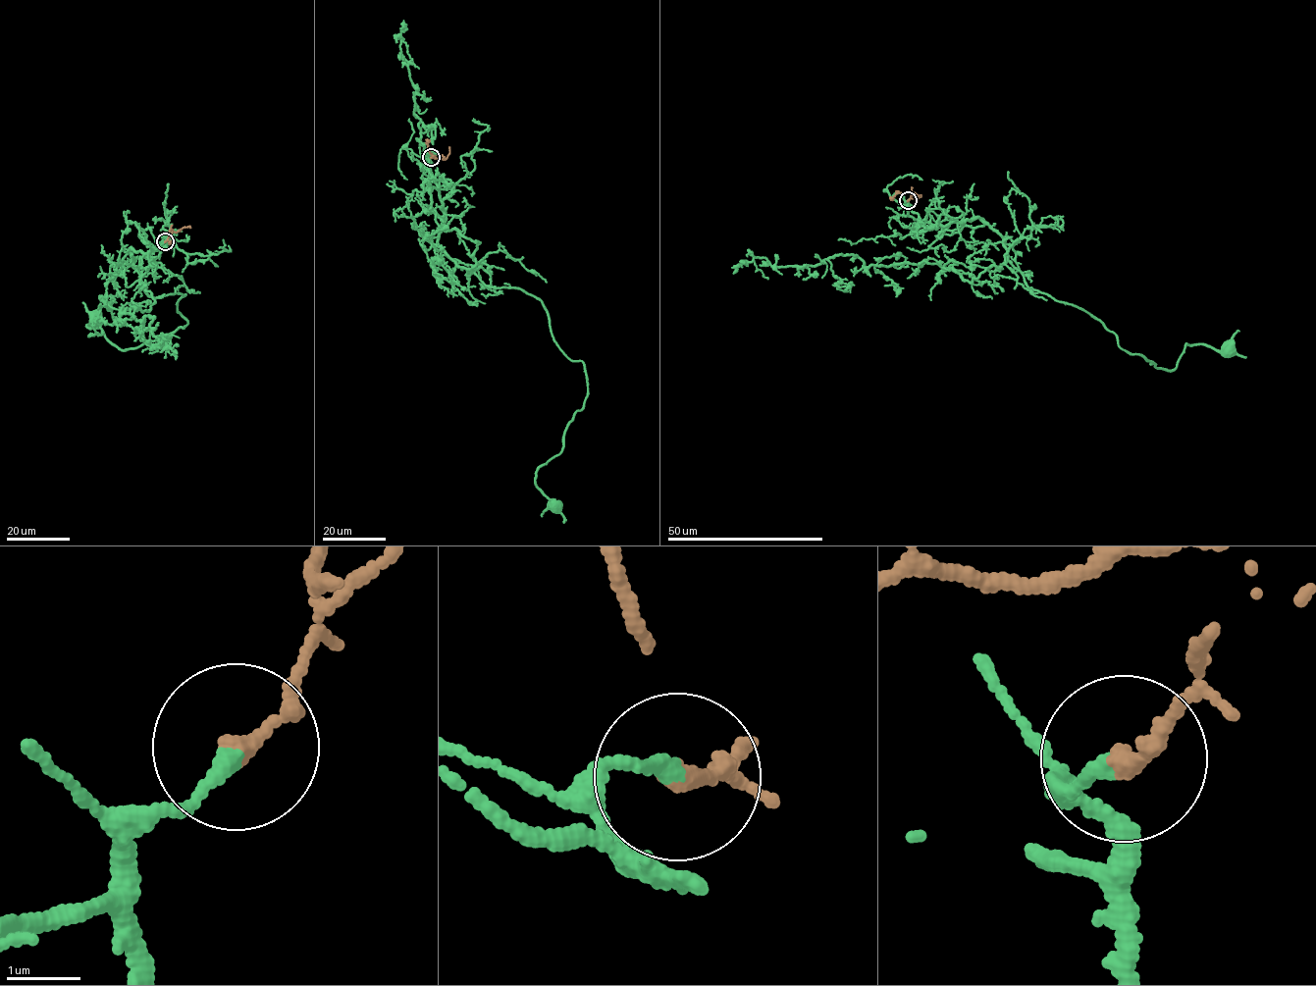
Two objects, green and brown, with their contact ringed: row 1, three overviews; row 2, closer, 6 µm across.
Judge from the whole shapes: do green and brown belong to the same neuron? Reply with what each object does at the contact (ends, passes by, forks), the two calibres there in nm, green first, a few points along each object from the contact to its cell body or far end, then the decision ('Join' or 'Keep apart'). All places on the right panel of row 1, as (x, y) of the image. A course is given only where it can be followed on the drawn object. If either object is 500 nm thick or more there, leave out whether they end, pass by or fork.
At the ring green ends. At the ring brown ends. Thickness 240 nm (green) against 240 nm. Course of green: (908, 200), (926, 227), (979, 218), (1027, 286), (1089, 313), (1156, 368), (1175, 369), (1186, 344), (1229, 351). Course of brown: (908, 200), (912, 191), (897, 193), (889, 198). Join

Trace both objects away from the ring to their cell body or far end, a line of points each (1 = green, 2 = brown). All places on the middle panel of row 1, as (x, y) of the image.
1: (431, 157), (439, 246), (485, 285), (535, 295), (561, 351), (584, 364), (582, 408), (535, 477), (556, 505)
2: (431, 157), (435, 156), (428, 150), (429, 140), (426, 139)

